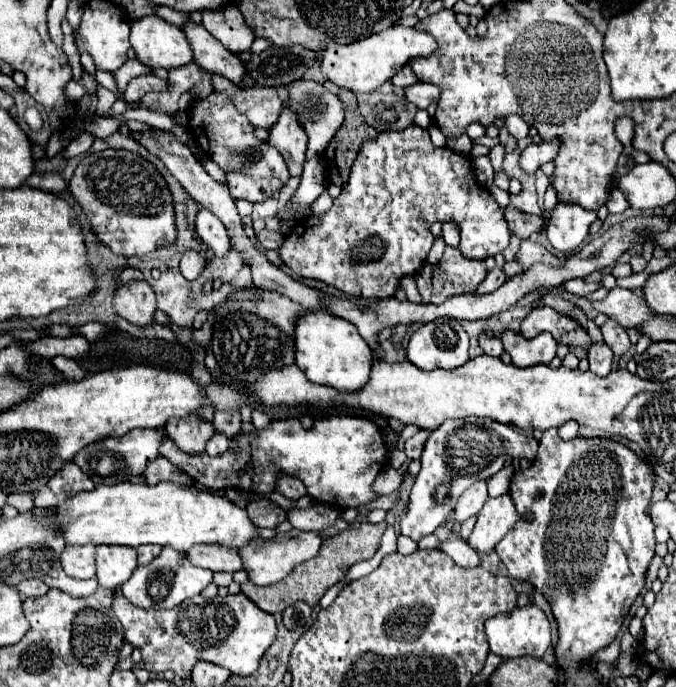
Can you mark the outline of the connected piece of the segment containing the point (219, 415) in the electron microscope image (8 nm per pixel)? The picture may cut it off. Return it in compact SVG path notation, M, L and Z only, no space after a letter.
M216 409L212 423L218 431L226 433L226 437L230 439L240 431L240 425L242 425L240 409Z

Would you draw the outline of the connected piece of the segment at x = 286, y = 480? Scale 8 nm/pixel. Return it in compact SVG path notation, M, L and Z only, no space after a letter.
M288 475L280 477L280 481L276 483L276 491L280 491L286 499L292 499L292 501L298 501L300 497L308 495L304 483L302 483L300 479L296 479L296 477L288 477Z

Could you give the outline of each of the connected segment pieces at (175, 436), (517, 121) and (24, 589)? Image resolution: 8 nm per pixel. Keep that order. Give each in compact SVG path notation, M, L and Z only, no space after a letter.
M200 413L196 417L184 417L184 421L172 419L164 425L164 431L186 453L202 453L214 433L212 423L202 419Z
M512 115L510 119L506 119L506 127L508 127L508 131L510 131L516 139L524 139L524 137L528 137L528 129L530 129L530 127L524 123L522 117Z
M38 579L22 581L22 583L16 585L16 589L22 595L22 599L26 599L26 597L40 597L40 595L44 595L48 591L48 587L42 581L38 581Z

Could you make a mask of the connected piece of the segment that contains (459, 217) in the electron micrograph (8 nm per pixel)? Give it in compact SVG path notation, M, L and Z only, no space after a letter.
M410 125L410 129L404 131L382 131L376 139L364 141L360 147L350 179L342 187L340 197L334 199L332 209L326 215L316 217L316 225L312 227L298 223L294 227L296 233L284 239L280 257L298 277L318 279L352 297L388 299L394 297L400 277L416 273L424 265L434 241L430 233L434 221L450 221L460 229L460 249L468 259L486 259L504 251L510 243L504 211L492 199L488 189L478 185L468 155L460 155L448 147L434 147L428 129L420 129L418 125Z

